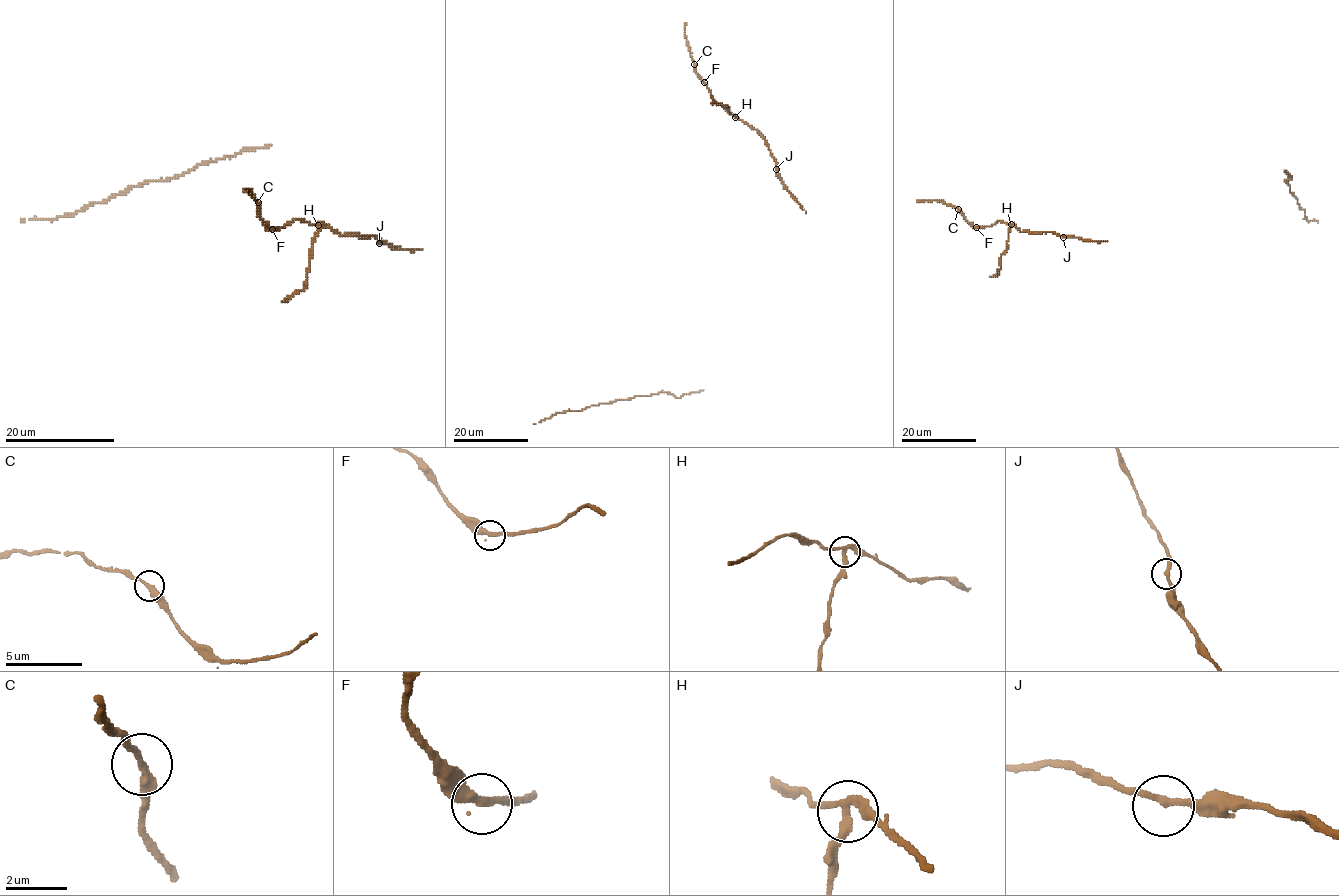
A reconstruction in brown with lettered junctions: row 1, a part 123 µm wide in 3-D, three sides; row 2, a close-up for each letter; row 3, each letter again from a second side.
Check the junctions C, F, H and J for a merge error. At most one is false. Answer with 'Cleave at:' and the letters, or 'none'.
Cleave at: H

